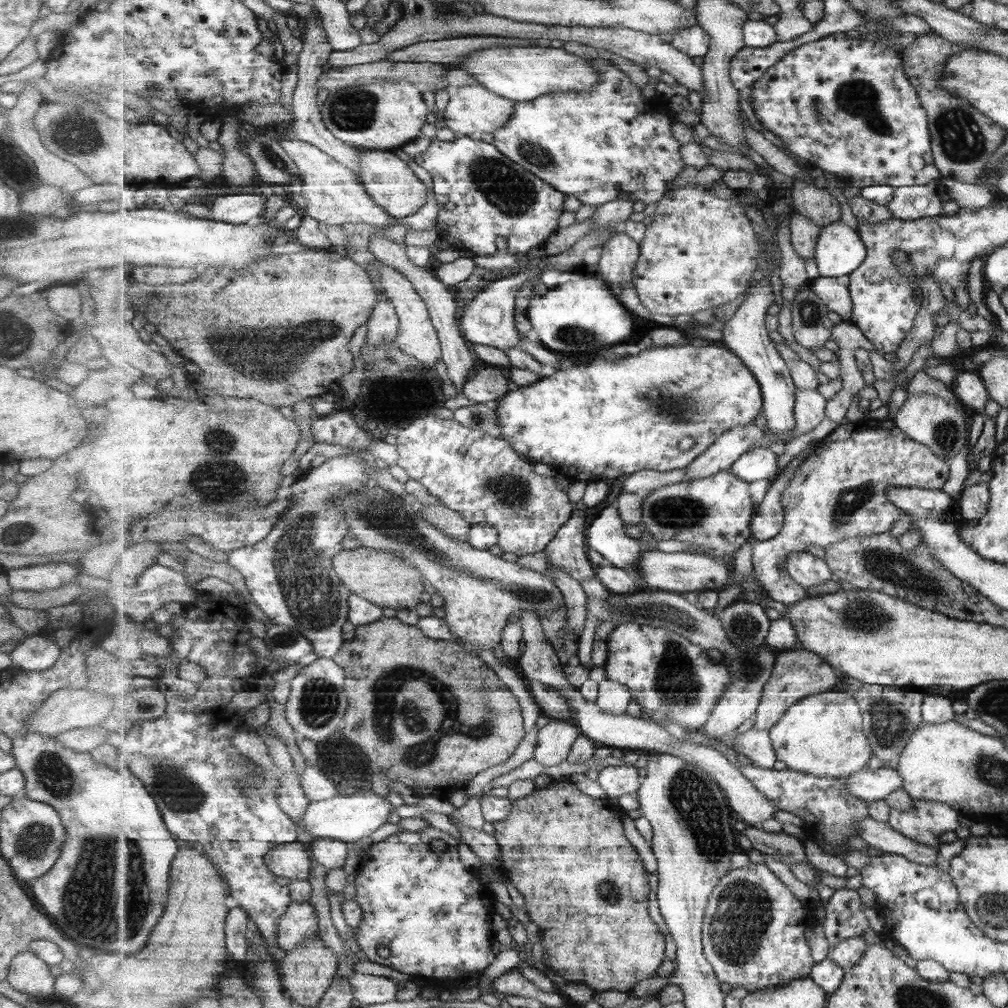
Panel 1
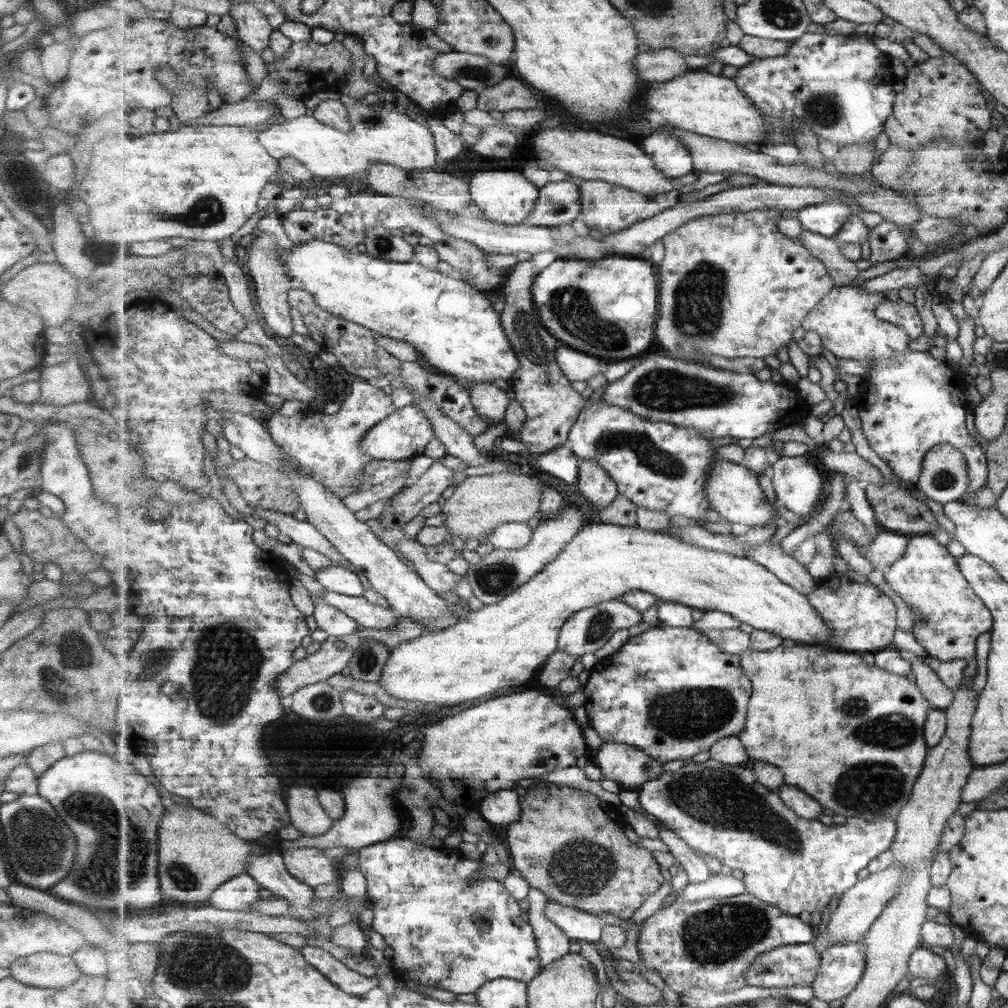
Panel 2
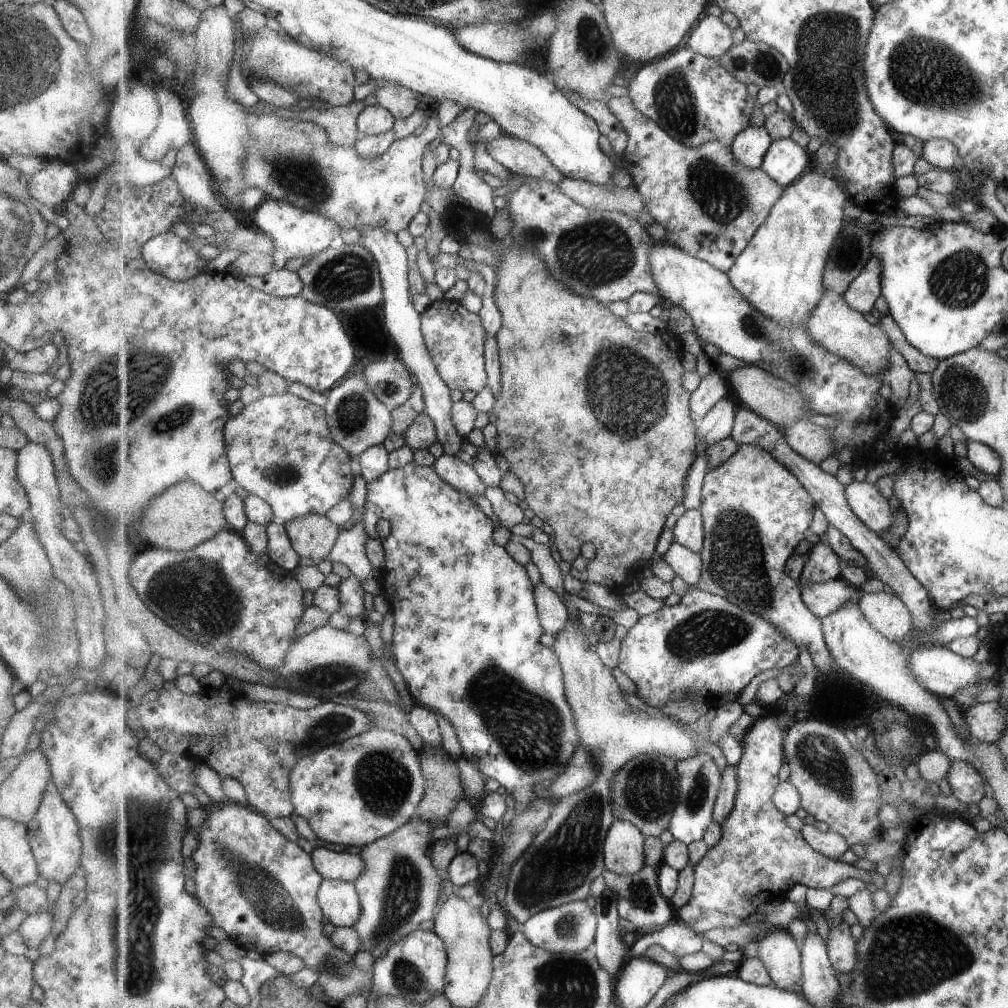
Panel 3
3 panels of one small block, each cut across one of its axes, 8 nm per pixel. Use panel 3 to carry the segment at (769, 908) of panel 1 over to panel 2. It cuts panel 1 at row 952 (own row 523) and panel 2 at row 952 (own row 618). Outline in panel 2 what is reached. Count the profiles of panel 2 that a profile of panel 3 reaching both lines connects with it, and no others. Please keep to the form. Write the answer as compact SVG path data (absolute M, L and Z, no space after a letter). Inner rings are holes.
M813 943L781 946L760 954L754 964L746 970L744 977L749 986L761 988L779 988L788 986L812 986L822 968L822 954Z

